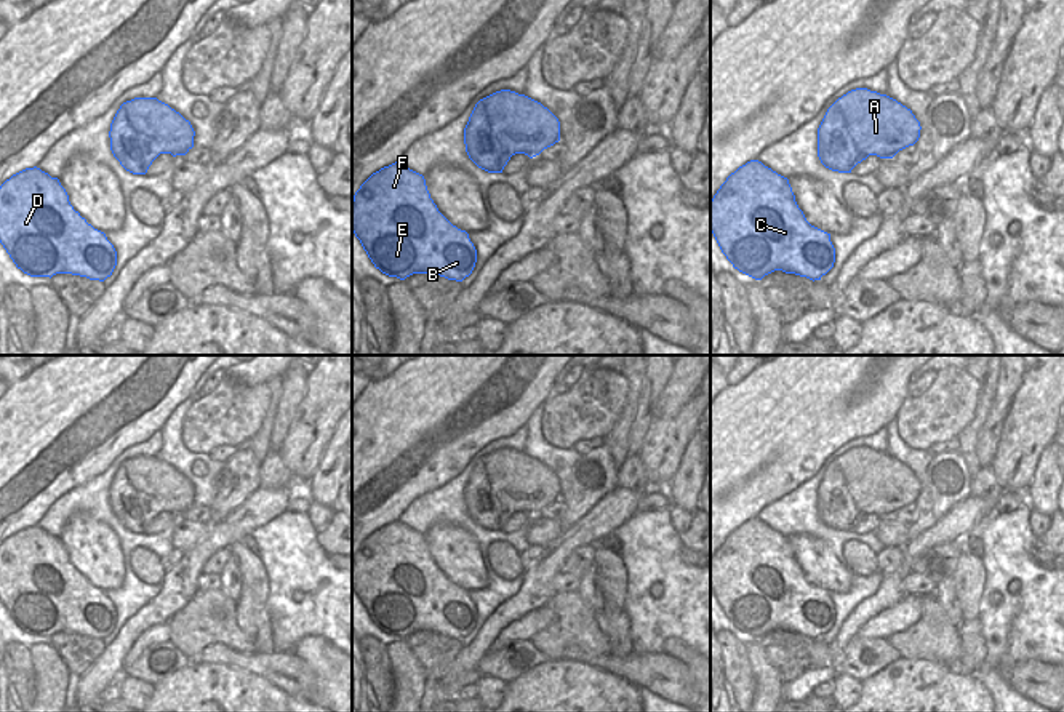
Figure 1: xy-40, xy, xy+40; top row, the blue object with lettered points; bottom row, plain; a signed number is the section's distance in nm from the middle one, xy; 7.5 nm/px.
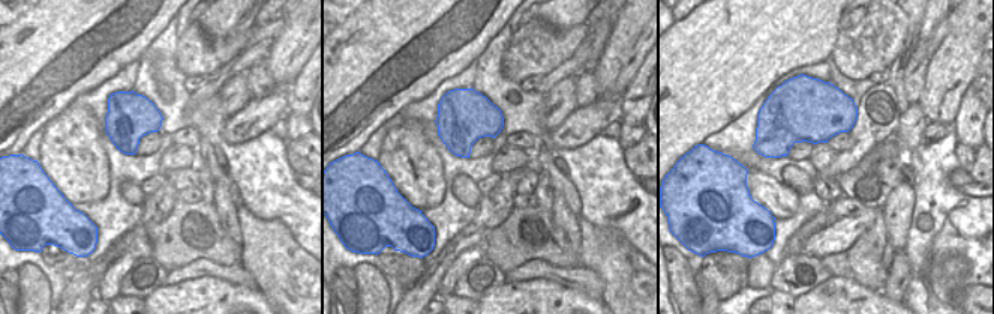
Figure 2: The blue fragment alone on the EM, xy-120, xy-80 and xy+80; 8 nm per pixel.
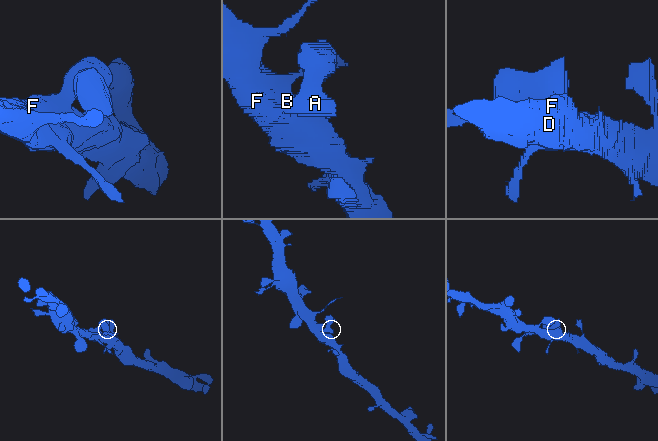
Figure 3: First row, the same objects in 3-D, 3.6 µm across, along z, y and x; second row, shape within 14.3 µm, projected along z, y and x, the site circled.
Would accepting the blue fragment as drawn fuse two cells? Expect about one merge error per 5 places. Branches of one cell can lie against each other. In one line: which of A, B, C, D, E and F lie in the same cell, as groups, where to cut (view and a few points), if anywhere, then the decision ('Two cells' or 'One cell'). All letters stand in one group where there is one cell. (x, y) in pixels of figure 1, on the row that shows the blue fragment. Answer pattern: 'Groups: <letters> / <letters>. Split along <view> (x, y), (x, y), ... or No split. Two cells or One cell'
Groups: A B C D E F. No split. One cell

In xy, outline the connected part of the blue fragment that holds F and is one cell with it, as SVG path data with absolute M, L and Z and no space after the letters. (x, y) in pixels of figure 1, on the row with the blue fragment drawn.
M398 162L373 173L352 200L352 232L382 274L405 280L413 274L435 274L462 282L477 262L477 250L466 230L453 226L437 208L422 174Z

